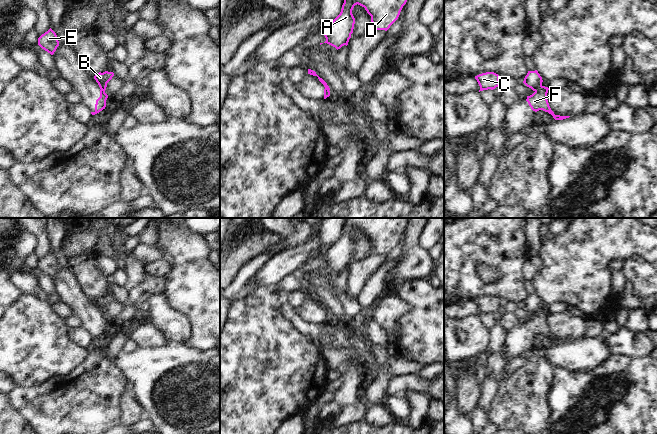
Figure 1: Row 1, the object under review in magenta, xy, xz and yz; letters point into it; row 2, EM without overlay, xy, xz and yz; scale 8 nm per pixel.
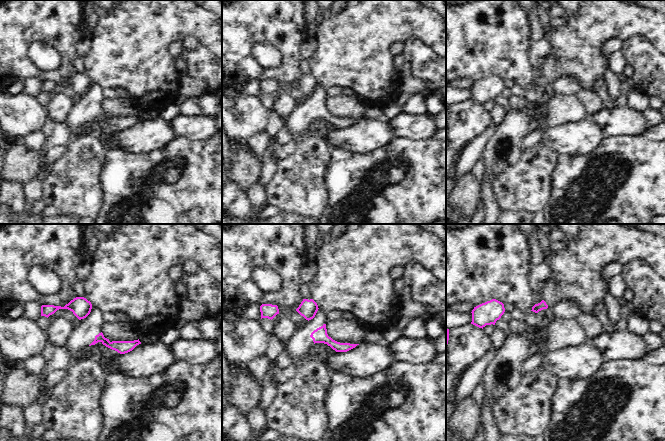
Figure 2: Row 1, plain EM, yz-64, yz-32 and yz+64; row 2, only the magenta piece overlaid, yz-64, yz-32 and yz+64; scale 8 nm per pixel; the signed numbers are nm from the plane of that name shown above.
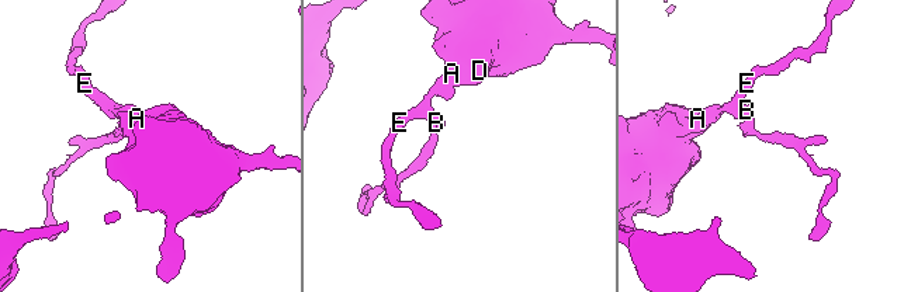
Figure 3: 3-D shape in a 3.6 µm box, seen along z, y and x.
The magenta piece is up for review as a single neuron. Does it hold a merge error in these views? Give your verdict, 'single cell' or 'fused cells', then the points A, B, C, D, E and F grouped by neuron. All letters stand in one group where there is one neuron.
fused cells; groups A B C D E / F

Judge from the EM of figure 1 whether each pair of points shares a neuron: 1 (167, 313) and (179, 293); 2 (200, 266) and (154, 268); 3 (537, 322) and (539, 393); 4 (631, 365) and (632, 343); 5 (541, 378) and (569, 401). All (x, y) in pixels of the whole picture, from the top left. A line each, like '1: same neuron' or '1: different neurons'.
1: different neurons
2: different neurons
3: different neurons
4: different neurons
5: different neurons

